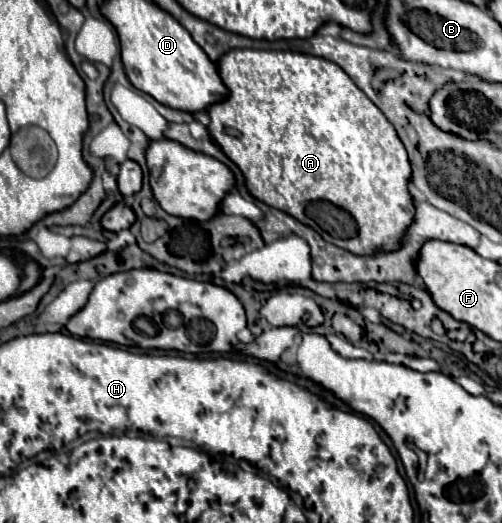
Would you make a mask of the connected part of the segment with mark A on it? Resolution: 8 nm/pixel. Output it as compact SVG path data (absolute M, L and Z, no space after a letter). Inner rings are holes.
M243 48L223 54L217 68L229 96L207 108L211 120L207 130L223 154L243 172L247 192L253 198L283 210L313 228L323 240L353 254L373 252L381 244L397 244L397 236L413 220L413 200L407 190L411 172L407 152L383 112L337 64L301 52ZM225 126L237 130L239 136L223 134ZM313 202L319 202L319 206L309 208Z

